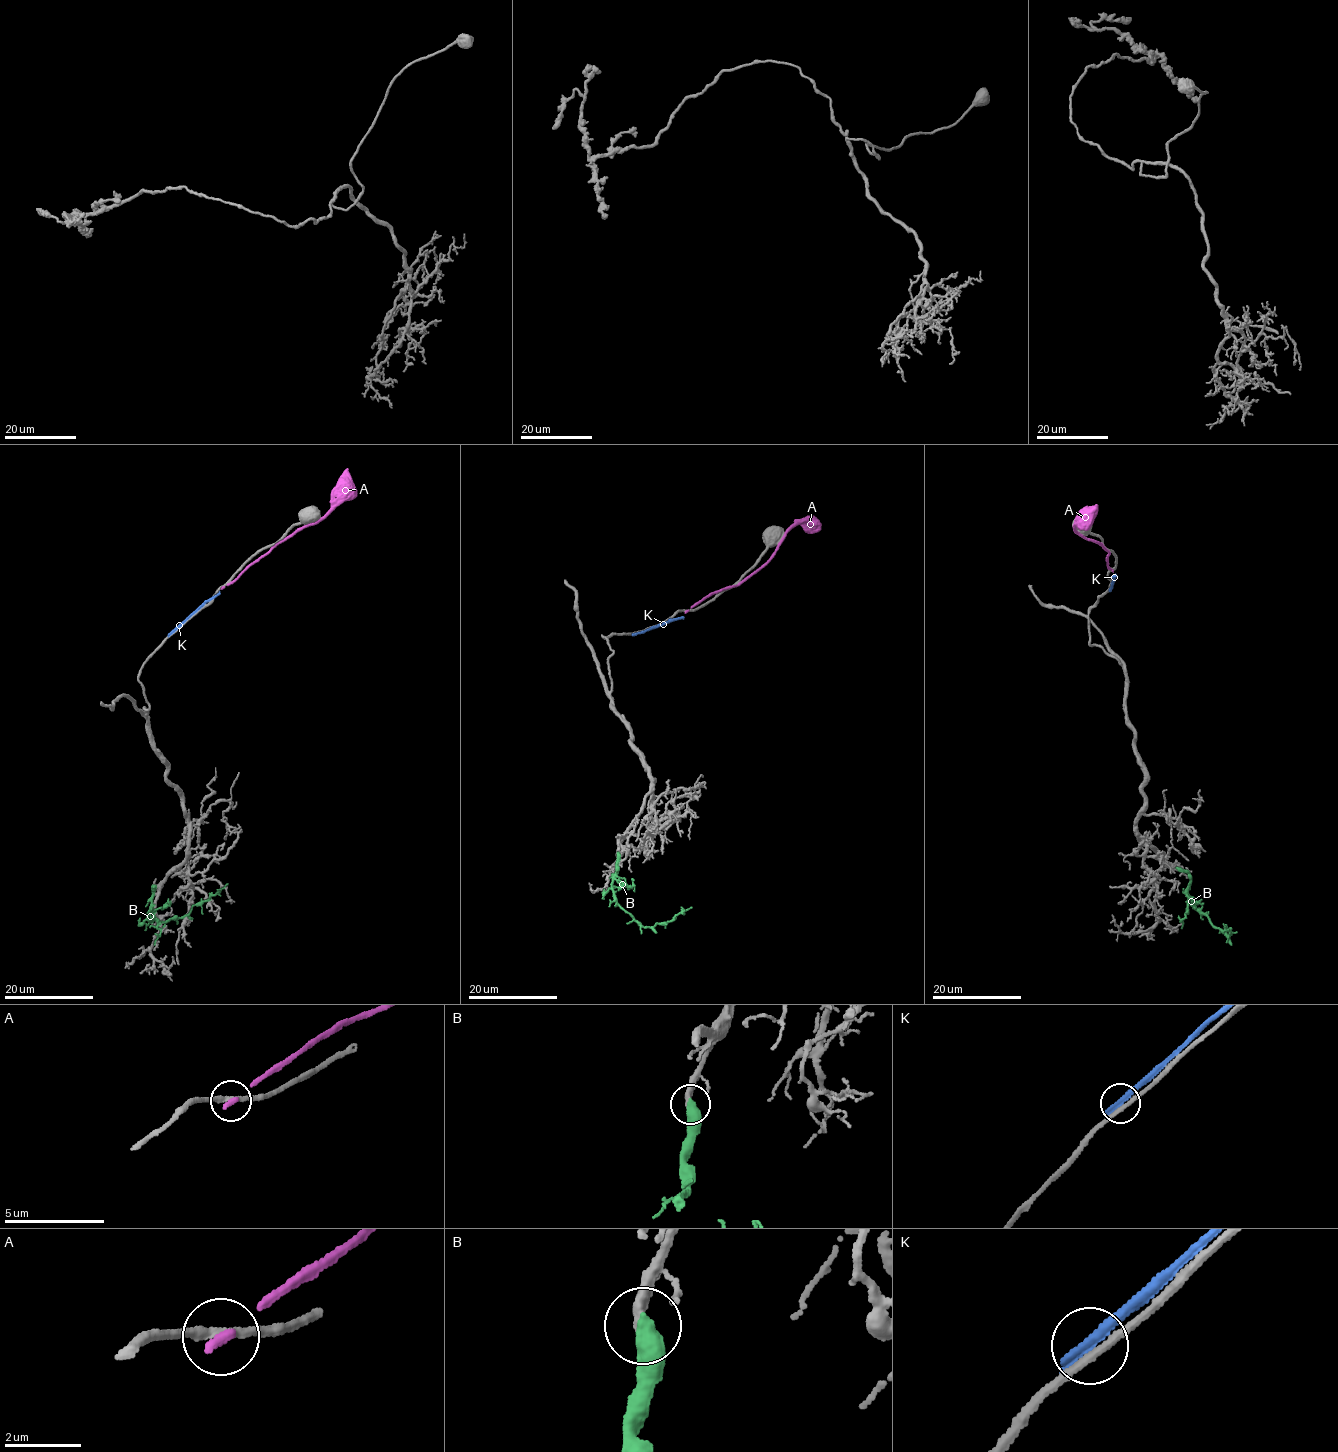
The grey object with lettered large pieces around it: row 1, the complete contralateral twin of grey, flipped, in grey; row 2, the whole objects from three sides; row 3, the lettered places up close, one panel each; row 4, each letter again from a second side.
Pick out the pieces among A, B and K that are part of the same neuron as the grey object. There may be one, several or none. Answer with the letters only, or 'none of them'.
B

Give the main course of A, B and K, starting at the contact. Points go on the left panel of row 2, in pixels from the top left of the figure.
A: (223, 587), (299, 528), (325, 515), (332, 508), (332, 494), (347, 468)
B: (154, 886), (147, 918), (163, 922), (185, 916), (194, 905), (199, 905), (227, 884)
K: (172, 632), (219, 591)

